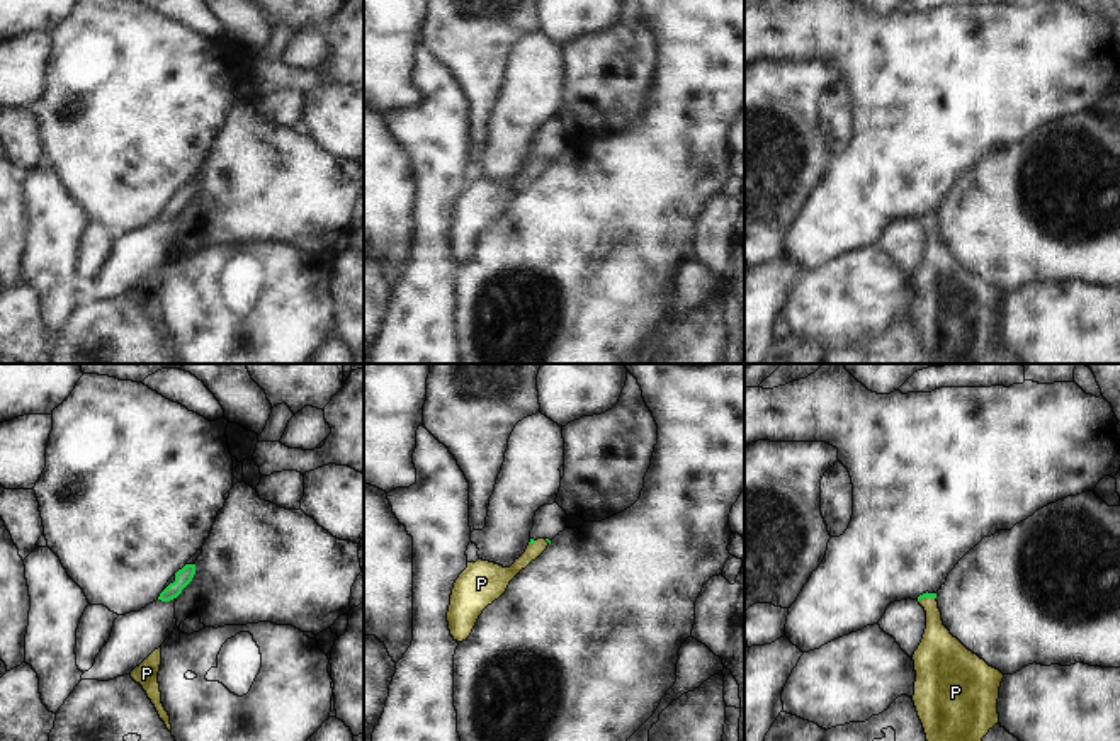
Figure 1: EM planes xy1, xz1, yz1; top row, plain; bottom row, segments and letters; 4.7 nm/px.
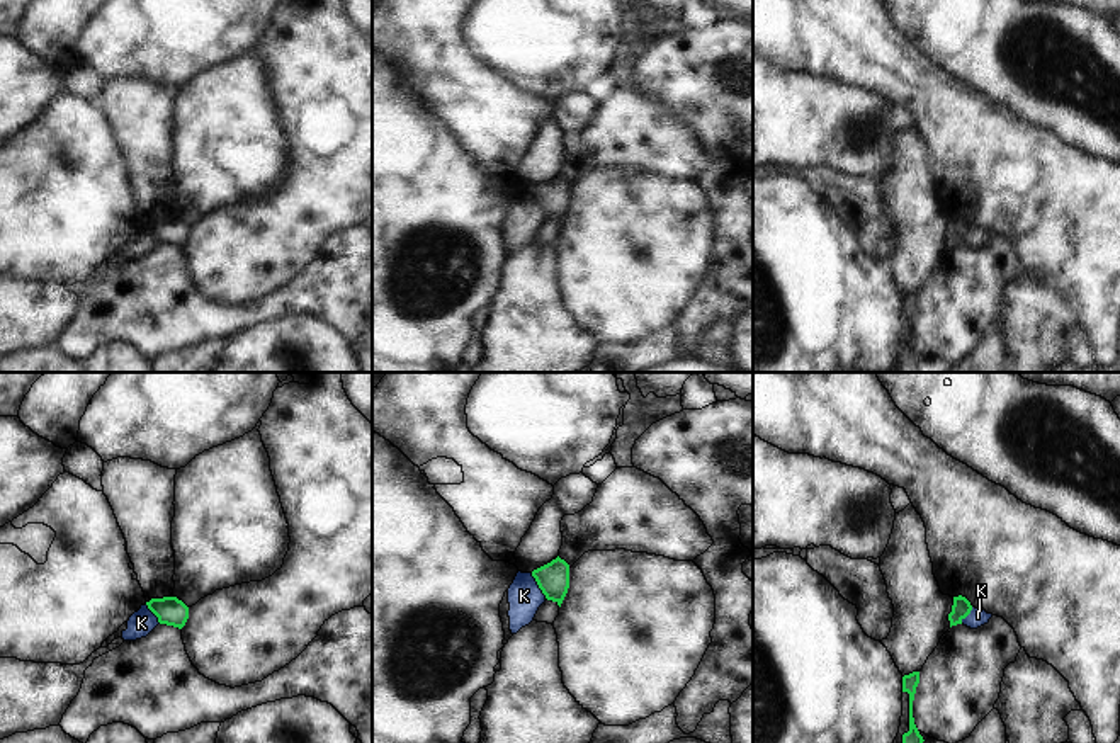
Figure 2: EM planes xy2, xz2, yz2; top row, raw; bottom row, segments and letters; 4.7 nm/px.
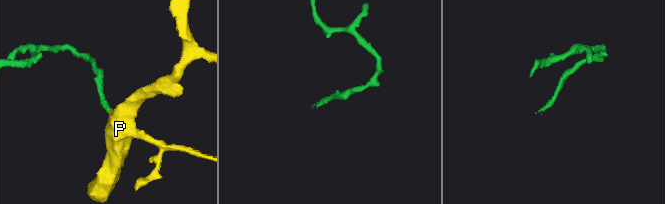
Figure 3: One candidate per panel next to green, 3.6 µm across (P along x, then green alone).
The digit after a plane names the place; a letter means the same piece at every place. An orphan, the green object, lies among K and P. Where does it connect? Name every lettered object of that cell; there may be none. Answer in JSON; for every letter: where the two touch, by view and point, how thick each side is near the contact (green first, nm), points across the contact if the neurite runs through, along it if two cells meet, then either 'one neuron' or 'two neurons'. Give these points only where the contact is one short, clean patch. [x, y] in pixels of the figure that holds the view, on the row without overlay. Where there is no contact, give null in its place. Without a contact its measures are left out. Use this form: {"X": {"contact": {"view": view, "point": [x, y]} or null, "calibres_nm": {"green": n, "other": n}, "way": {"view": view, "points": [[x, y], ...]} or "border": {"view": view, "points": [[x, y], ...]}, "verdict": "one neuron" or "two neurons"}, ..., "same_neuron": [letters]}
{"K": {"contact": {"view": "xz2", "point": [537, 203]}, "calibres_nm": {"green": 160, "other": 160}, "border": {"view": "xz2", "points": [[531, 192], [546, 216]]}, "verdict": "two neurons"}, "P": {"contact": {"view": "yz1", "point": [927, 216]}, "calibres_nm": {"green": 30, "other": 180}, "way": {"view": "yz1", "points": [[925, 214], [927, 216], [933, 233], [938, 267]]}, "verdict": "one neuron"}, "same_neuron": ["P"]}

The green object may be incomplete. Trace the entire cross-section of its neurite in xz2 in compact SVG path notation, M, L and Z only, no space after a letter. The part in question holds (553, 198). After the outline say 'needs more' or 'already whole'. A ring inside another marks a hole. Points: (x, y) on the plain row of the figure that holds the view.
M557 175L551 182L534 189L532 196L546 218L561 226L569 207L569 184Z; already whole

